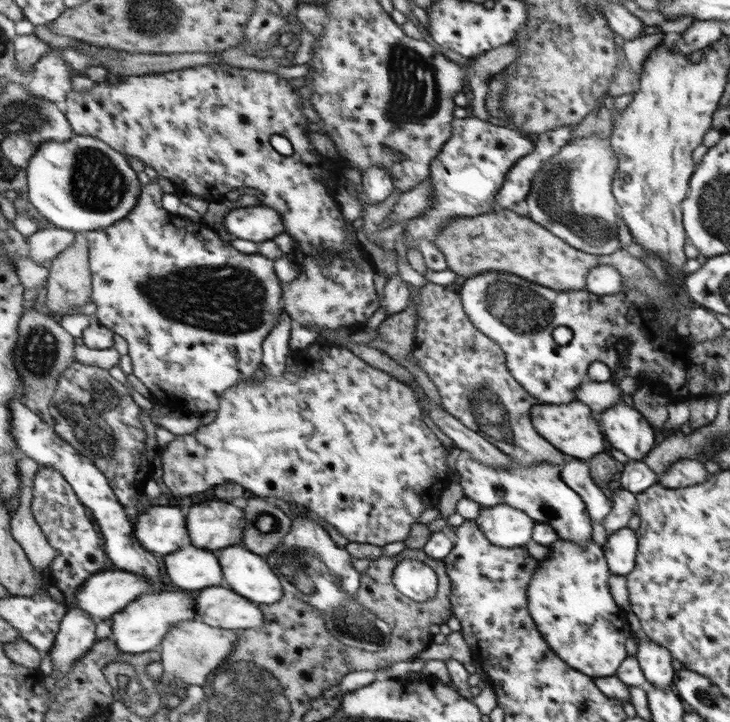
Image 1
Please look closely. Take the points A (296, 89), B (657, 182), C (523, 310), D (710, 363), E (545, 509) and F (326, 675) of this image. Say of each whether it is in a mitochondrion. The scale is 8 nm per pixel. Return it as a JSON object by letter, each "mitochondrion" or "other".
{"A":"other","B":"other","C":"mitochondrion","D":"other","E":"mitochondrion","F":"other"}

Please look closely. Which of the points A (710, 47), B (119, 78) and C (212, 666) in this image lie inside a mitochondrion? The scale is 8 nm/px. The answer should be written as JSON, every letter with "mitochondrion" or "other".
{"A":"other","B":"other","C":"mitochondrion"}

